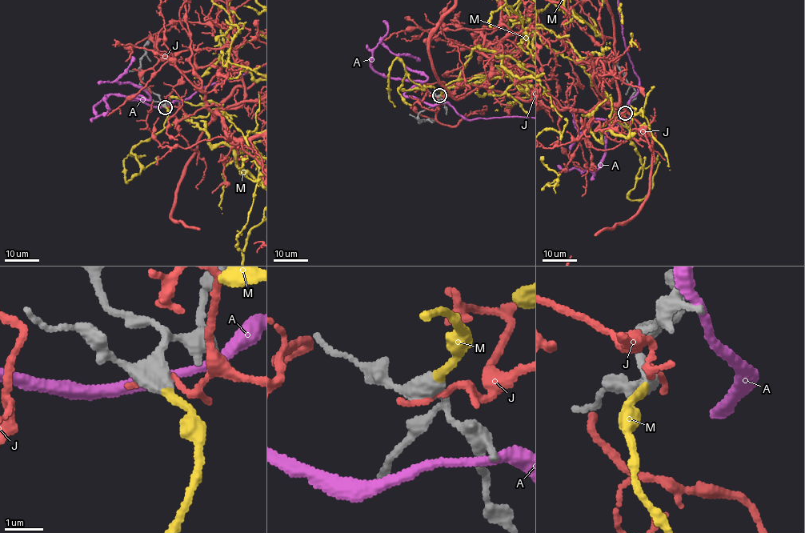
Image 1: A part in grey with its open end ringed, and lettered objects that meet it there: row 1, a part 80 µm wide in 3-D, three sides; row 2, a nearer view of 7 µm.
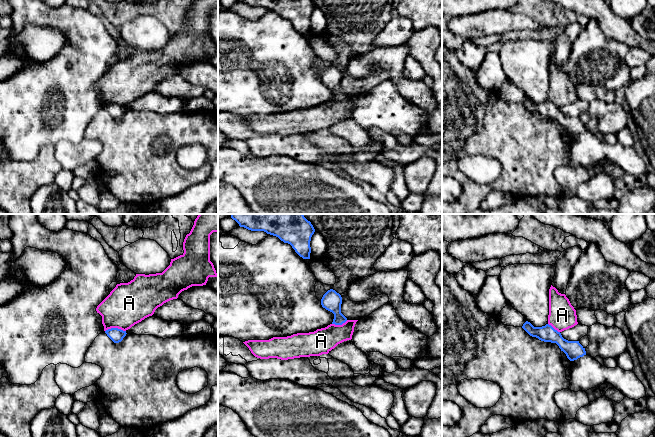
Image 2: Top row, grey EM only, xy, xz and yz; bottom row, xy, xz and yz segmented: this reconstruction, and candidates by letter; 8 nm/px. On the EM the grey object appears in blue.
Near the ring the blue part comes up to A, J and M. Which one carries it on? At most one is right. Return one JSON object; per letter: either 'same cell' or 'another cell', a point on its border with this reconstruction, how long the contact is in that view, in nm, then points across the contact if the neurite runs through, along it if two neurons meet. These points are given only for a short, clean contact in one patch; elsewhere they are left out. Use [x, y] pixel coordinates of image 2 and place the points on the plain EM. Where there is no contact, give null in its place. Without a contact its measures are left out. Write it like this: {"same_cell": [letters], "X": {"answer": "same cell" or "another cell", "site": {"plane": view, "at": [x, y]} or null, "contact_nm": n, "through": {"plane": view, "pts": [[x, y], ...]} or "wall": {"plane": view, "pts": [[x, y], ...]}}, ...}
{"same_cell": ["M"], "A": {"answer": "another cell", "site": {"plane": "xy", "at": [115, 104]}, "contact_nm": 170, "wall": {"plane": "xy", "pts": [[125, 106], [110, 104], [105, 107]]}}, "J": {"answer": "another cell", "site": null}, "M": {"answer": "same cell", "site": null}}

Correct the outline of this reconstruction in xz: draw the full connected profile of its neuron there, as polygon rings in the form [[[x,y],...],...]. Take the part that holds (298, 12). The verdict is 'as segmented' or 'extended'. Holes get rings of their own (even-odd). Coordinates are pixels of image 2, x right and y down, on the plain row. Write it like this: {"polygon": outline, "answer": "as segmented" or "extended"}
{"polygon": [[[239,0],[251,7],[264,7],[292,22],[303,35],[310,35],[311,13],[315,8],[312,0]]], "answer": "as segmented"}

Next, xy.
{"polygon": [[[111,104],[105,107],[107,112],[114,118],[119,119],[123,116],[123,114],[126,112],[126,107],[123,107],[118,104]]], "answer": "as segmented"}

